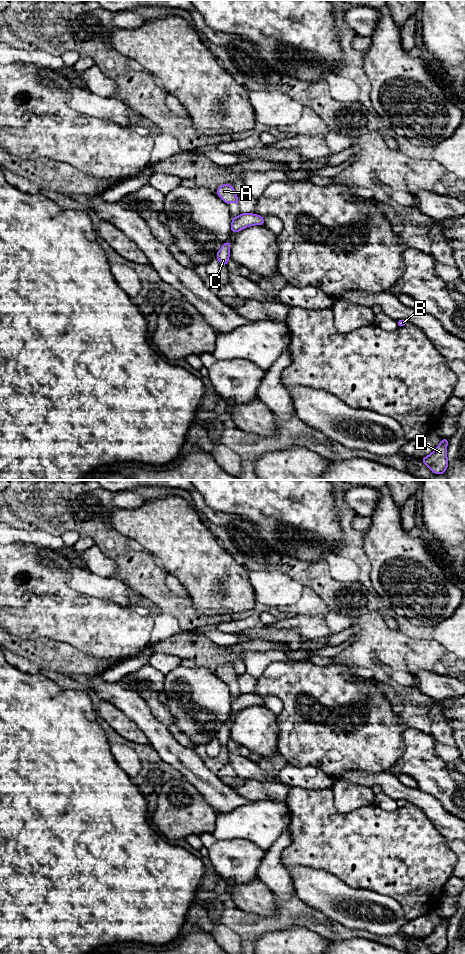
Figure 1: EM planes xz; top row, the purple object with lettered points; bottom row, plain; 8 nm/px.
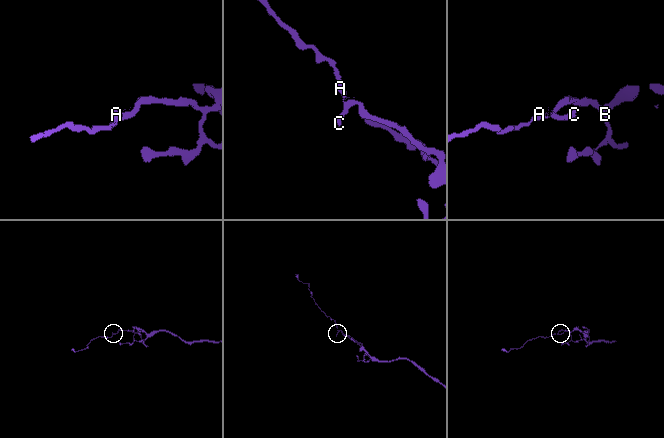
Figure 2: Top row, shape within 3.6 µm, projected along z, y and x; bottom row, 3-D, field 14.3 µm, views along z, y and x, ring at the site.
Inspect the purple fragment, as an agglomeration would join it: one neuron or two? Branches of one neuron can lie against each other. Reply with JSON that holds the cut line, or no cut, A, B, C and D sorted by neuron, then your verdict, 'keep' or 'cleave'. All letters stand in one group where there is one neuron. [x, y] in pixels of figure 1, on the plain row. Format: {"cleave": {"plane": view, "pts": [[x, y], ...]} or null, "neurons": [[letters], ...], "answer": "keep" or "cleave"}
{"cleave": {"plane": "xz", "pts": [[236, 698], [232, 702]]}, "neurons": [["A"], ["B", "C", "D"]], "answer": "cleave"}

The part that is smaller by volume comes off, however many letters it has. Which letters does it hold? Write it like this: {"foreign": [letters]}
{"foreign": ["A"]}

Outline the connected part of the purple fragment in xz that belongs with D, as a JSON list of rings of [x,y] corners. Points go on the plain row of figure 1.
[[[442,918],[441,923],[430,935],[420,939],[434,954],[444,954],[448,947],[448,921],[449,918]]]

